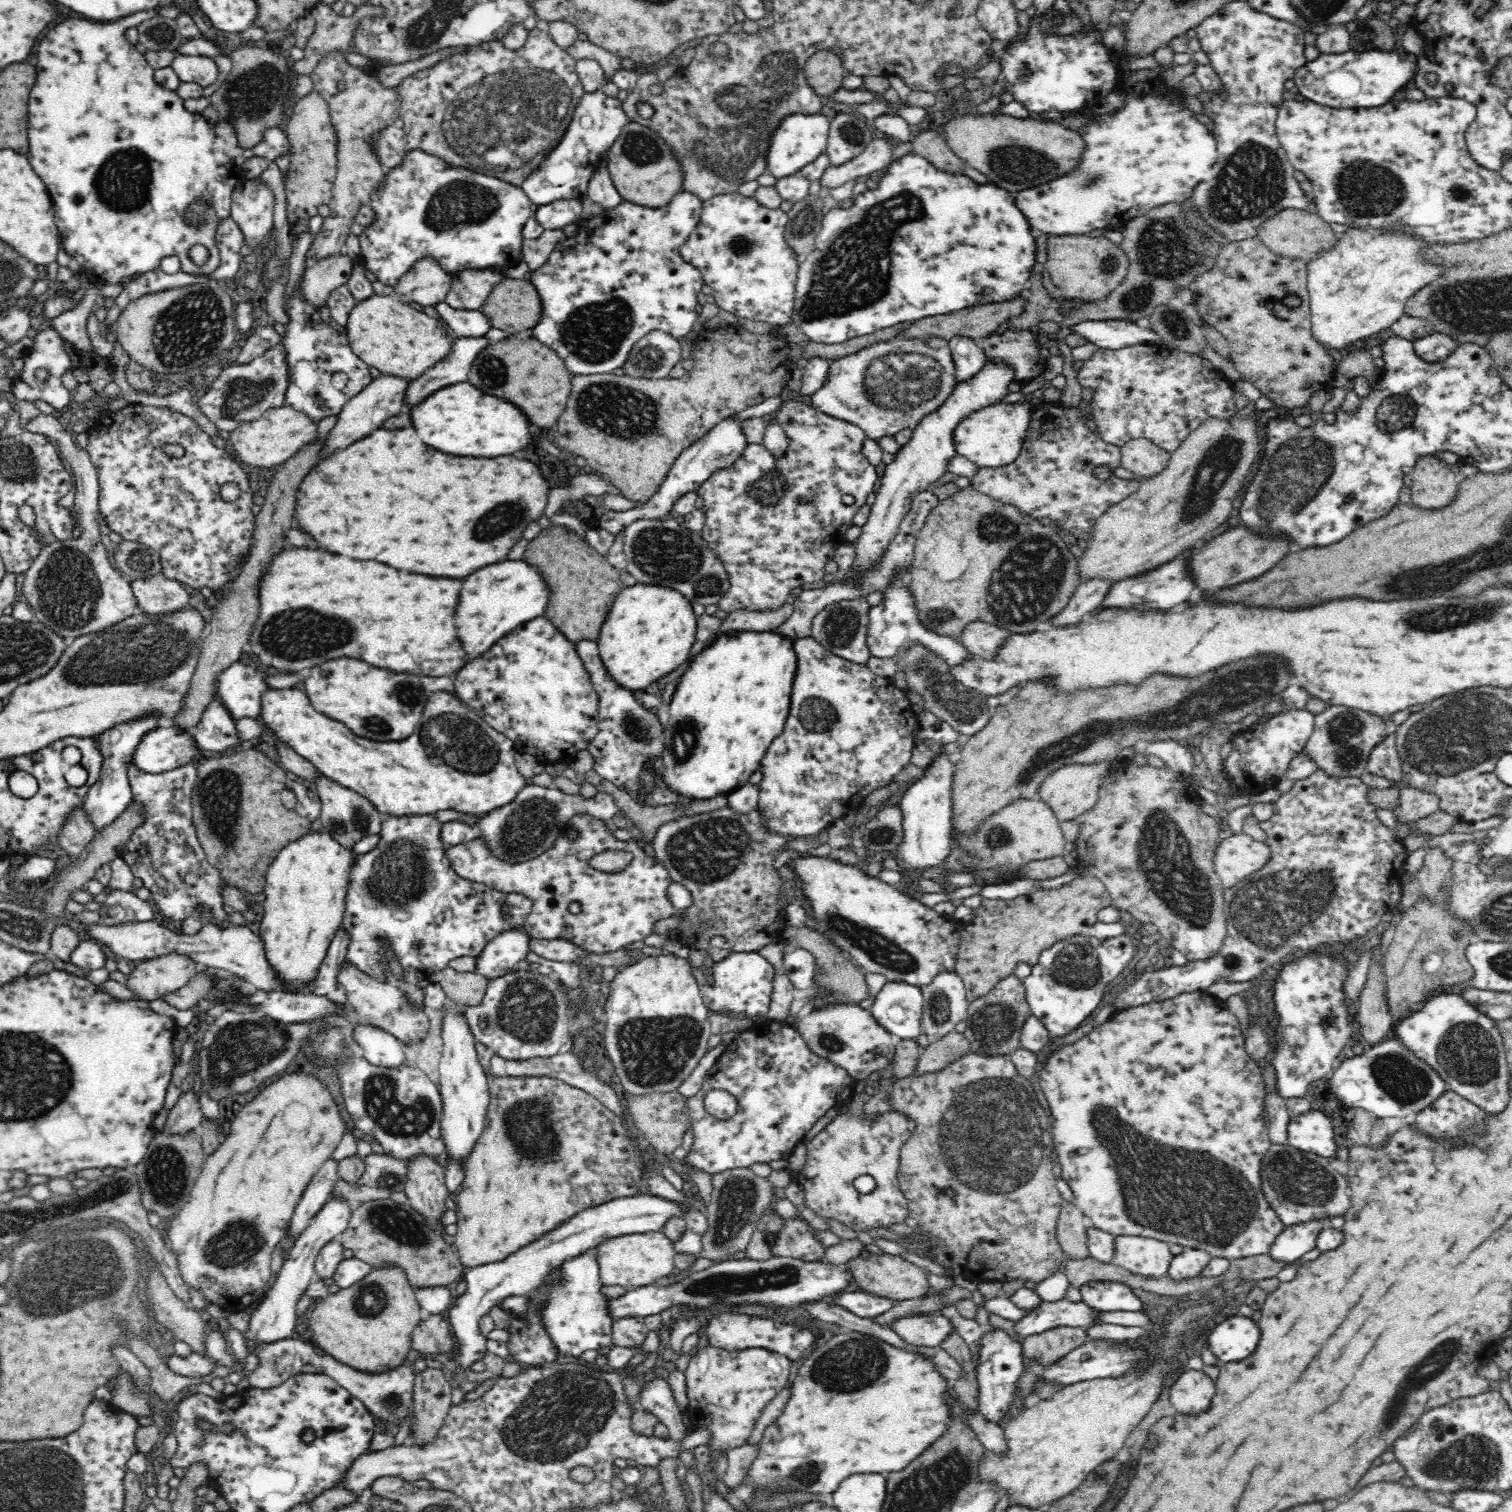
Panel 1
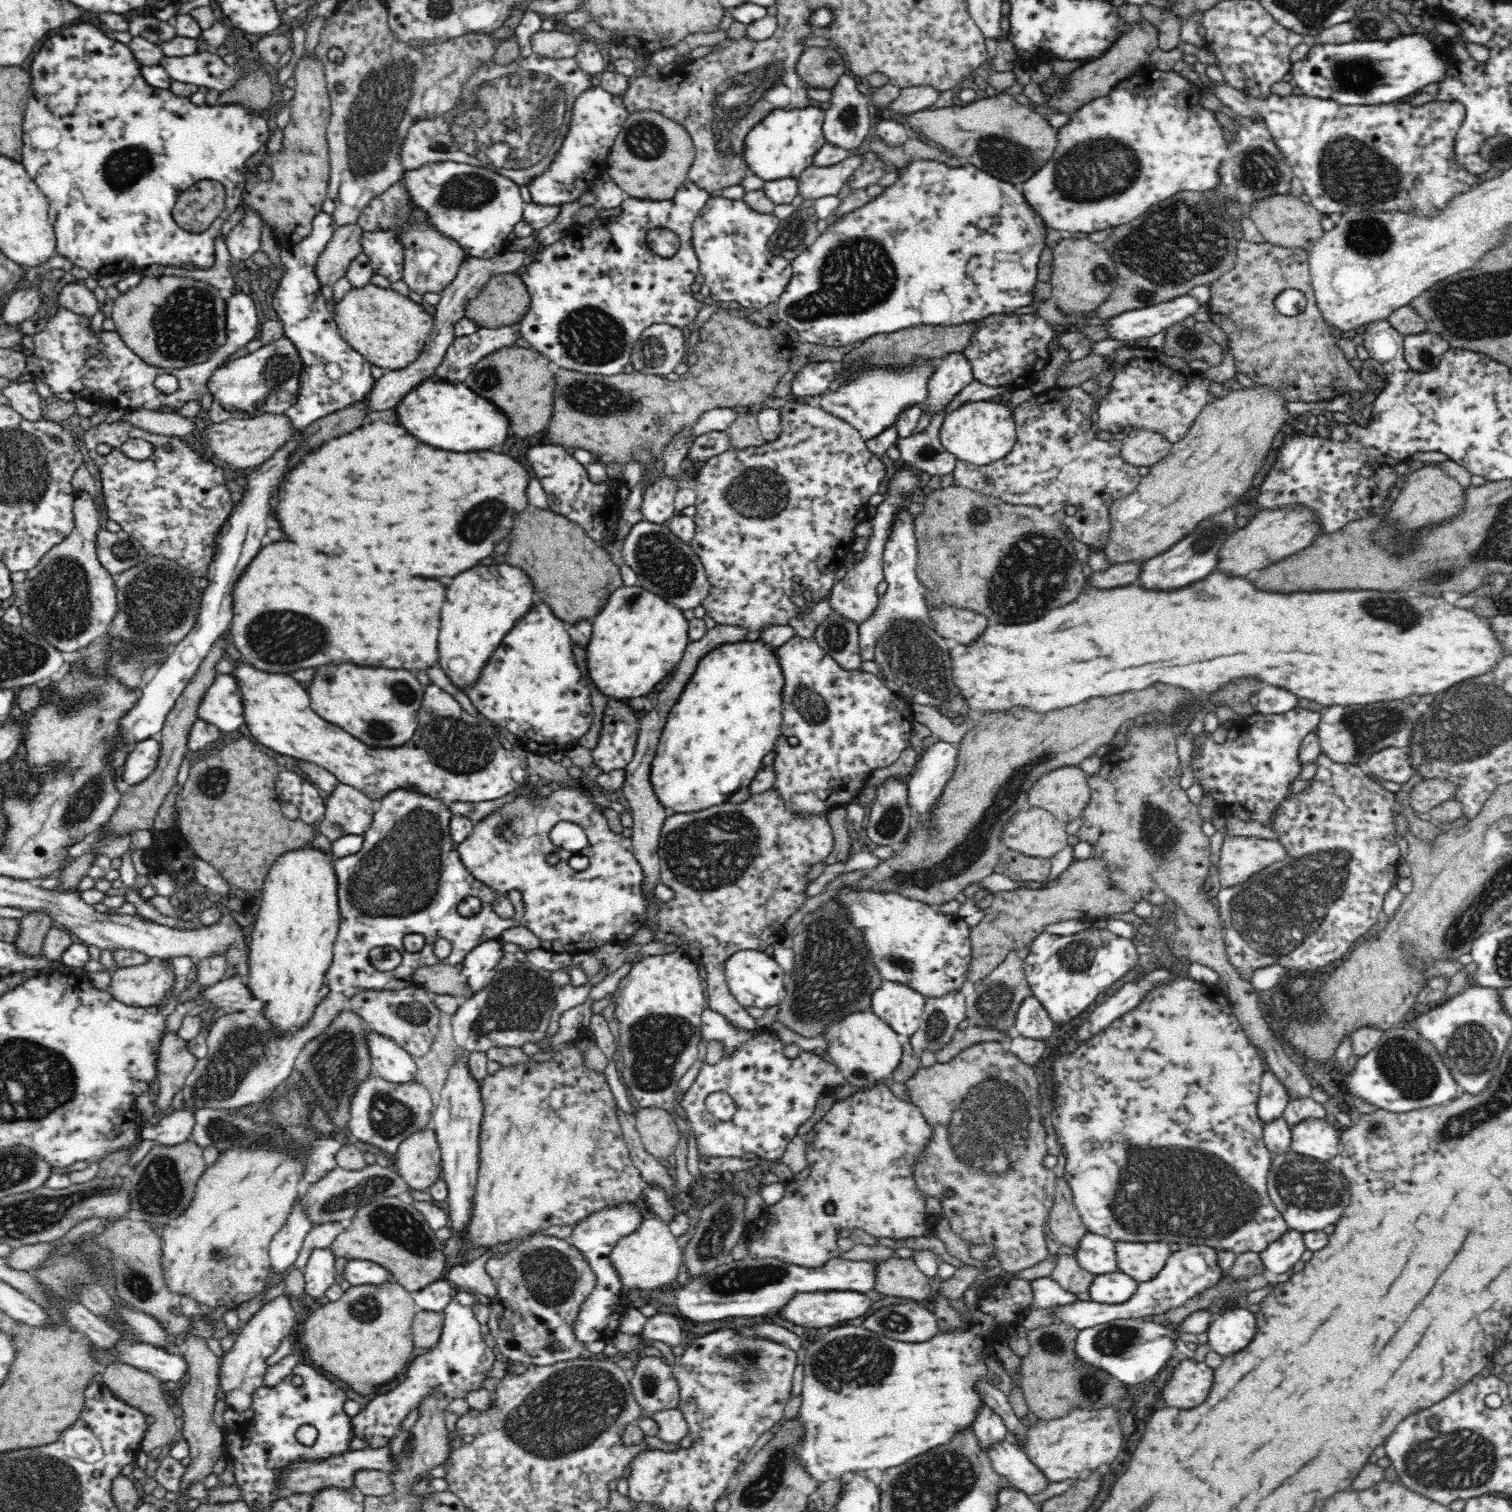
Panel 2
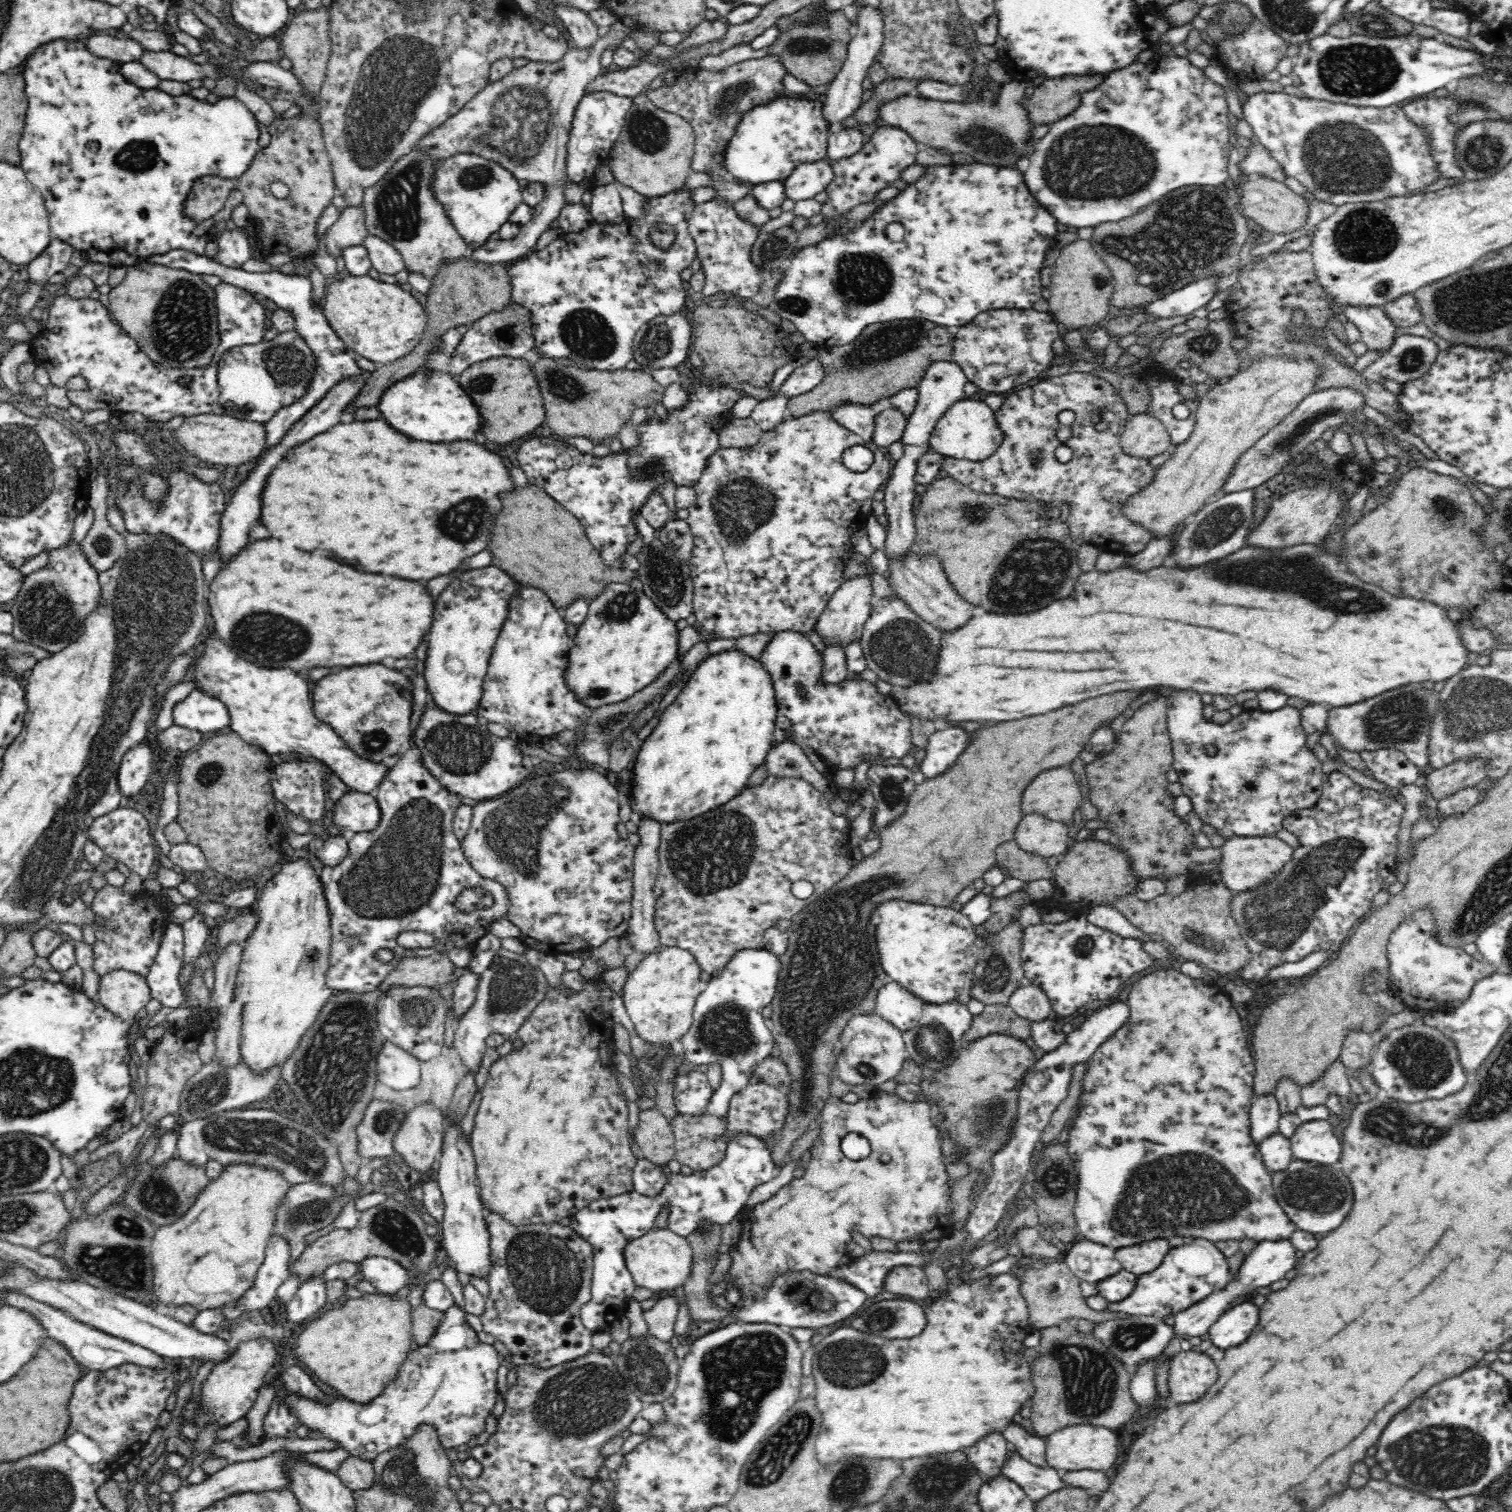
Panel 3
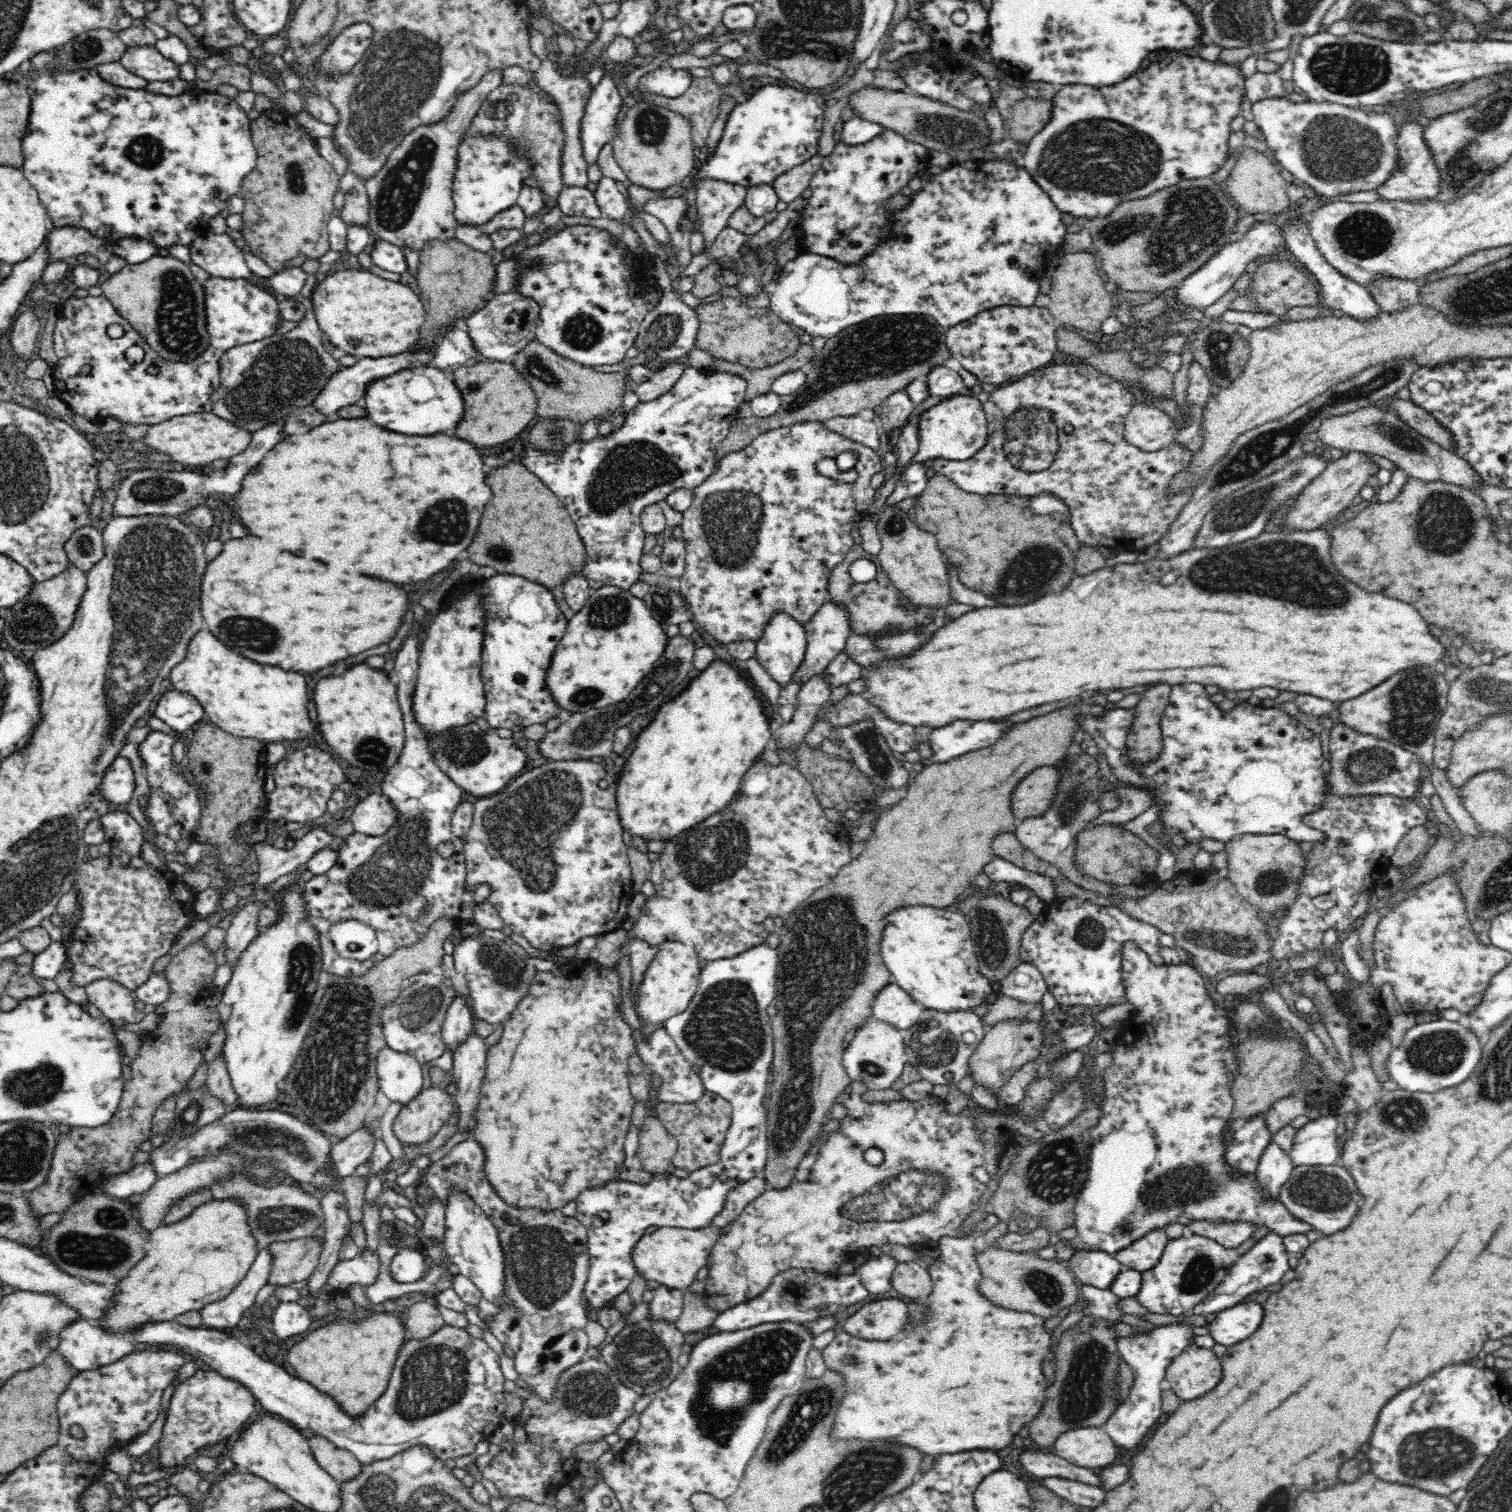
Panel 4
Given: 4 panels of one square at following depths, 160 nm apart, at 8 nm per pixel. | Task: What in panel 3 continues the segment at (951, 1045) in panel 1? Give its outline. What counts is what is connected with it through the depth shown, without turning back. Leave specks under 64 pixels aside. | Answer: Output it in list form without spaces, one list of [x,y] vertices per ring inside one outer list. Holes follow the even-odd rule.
[[[988,1005],[972,1018],[970,1029],[964,1034],[965,1044],[990,1034],[1009,1035],[1025,1042],[1031,1036],[1031,1023],[1016,1015],[1009,1005]]]

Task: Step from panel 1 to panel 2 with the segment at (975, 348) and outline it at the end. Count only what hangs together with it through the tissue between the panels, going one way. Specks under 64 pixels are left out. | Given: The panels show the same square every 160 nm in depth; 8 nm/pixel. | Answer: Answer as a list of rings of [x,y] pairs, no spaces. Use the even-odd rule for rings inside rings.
[[[962,350],[958,352],[946,353],[937,362],[936,370],[934,374],[930,377],[928,383],[928,396],[926,399],[926,406],[924,410],[932,409],[934,415],[942,411],[958,392],[963,388],[966,388],[970,382],[974,382],[975,376],[973,375],[971,360],[963,353]]]

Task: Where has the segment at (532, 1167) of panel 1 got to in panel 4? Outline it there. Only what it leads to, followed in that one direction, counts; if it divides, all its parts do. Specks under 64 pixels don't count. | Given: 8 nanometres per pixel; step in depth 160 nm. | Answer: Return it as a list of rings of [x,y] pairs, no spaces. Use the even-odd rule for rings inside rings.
[[[571,962],[558,964],[552,971],[538,971],[531,982],[528,996],[517,1004],[511,1014],[510,1022],[504,1025],[504,1034],[498,1044],[487,1052],[485,1077],[480,1086],[480,1096],[476,1112],[476,1122],[471,1138],[482,1147],[484,1153],[486,1179],[498,1197],[507,1205],[517,1209],[538,1209],[538,1211],[561,1210],[568,1202],[576,1202],[578,1195],[586,1189],[598,1188],[609,1182],[624,1179],[624,1138],[632,1118],[635,1098],[629,1089],[628,1056],[636,1052],[632,1030],[620,1016],[620,981],[614,968],[603,968],[590,962]]]

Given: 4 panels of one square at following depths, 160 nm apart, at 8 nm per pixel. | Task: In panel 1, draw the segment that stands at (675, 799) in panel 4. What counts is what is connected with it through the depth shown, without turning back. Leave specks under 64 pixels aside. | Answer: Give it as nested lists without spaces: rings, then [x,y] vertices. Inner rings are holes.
[[[776,629],[720,632],[710,642],[712,646],[694,656],[672,696],[670,720],[663,730],[665,749],[660,760],[661,775],[670,790],[686,798],[726,796],[747,783],[759,770],[769,746],[784,730],[790,712],[790,696],[798,666],[793,642]]]

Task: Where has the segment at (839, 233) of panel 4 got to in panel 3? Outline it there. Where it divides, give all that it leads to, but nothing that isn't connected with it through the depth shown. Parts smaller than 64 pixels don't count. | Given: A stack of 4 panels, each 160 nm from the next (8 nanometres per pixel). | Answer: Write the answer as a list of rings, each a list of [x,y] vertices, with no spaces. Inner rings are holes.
[[[885,123],[876,125],[870,141],[855,155],[830,162],[835,175],[825,190],[830,196],[830,203],[822,206],[824,221],[838,218],[854,206],[869,203],[877,192],[900,179],[900,172],[906,166],[914,164],[918,150],[919,144],[905,130]]]

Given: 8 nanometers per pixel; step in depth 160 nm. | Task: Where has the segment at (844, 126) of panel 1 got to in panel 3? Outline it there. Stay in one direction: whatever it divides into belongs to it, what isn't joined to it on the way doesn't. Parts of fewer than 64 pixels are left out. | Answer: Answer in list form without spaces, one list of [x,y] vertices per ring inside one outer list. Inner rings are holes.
[[[864,8],[857,14],[857,28],[854,31],[855,35],[850,39],[847,46],[847,57],[843,63],[843,68],[838,72],[838,75],[828,85],[826,99],[823,103],[824,119],[830,131],[840,130],[843,127],[843,122],[847,118],[852,118],[855,112],[862,106],[864,99],[864,88],[862,81],[867,77],[867,71],[875,62],[874,56],[880,52],[882,46],[882,16],[874,8]]]

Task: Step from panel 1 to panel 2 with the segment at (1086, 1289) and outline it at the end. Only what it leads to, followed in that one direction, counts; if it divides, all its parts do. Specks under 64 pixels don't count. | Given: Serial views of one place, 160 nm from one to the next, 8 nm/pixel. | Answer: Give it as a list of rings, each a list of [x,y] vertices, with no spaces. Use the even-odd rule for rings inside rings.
[[[1124,1273],[1098,1275],[1088,1290],[1092,1301],[1102,1304],[1124,1304],[1136,1292],[1137,1283]]]

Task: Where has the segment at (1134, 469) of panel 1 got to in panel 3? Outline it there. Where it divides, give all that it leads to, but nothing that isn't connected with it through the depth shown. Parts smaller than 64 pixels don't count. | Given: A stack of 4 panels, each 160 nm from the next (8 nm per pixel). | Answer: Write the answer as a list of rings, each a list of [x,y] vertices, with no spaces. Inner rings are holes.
[[[1136,414],[1126,422],[1120,447],[1134,458],[1158,462],[1173,443],[1162,422],[1148,414]]]

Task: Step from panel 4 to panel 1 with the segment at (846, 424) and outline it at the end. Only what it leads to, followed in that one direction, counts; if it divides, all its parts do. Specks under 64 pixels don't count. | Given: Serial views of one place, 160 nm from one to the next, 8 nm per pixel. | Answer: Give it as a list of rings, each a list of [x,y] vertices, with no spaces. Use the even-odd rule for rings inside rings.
[[[906,336],[888,338],[831,361],[826,380],[814,394],[809,394],[810,402],[818,413],[858,426],[868,439],[894,437],[902,430],[914,430],[926,416],[946,402],[958,384],[955,372],[948,339],[939,336],[912,340]]]

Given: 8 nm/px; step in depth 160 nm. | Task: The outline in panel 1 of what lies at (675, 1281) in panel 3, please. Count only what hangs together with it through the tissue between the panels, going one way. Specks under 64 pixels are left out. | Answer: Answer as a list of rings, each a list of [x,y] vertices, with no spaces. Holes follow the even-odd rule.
[[[663,1231],[629,1234],[601,1242],[594,1252],[603,1286],[635,1288],[654,1284],[656,1278],[668,1277],[674,1270],[674,1247]]]

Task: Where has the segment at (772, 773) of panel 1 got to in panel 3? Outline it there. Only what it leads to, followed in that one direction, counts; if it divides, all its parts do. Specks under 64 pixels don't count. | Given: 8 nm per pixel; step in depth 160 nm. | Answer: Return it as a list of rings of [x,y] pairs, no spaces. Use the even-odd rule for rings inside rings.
[[[782,631],[775,633],[774,638],[764,649],[759,658],[768,669],[777,698],[777,712],[784,714],[791,722],[790,729],[784,730],[786,741],[794,743],[804,751],[811,750],[825,764],[831,785],[832,780],[841,770],[855,770],[859,764],[870,758],[899,758],[912,753],[912,725],[910,717],[899,706],[891,695],[878,692],[875,684],[867,680],[849,678],[830,685],[822,681],[823,655],[818,651],[805,633],[800,631]]]

